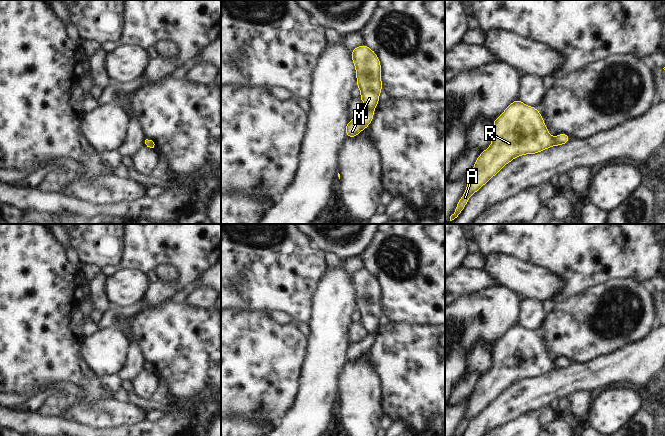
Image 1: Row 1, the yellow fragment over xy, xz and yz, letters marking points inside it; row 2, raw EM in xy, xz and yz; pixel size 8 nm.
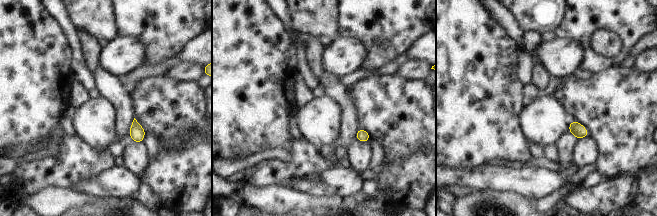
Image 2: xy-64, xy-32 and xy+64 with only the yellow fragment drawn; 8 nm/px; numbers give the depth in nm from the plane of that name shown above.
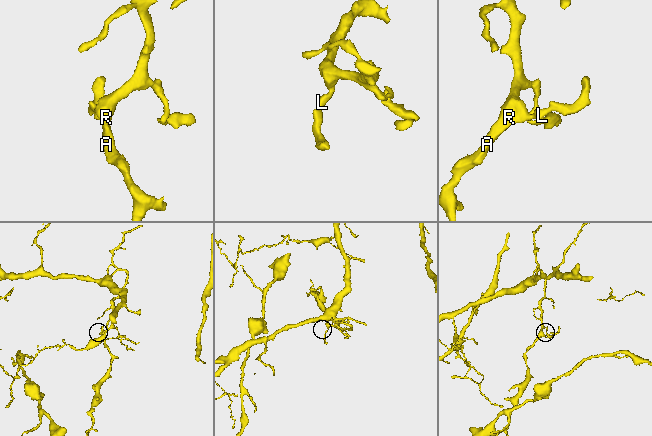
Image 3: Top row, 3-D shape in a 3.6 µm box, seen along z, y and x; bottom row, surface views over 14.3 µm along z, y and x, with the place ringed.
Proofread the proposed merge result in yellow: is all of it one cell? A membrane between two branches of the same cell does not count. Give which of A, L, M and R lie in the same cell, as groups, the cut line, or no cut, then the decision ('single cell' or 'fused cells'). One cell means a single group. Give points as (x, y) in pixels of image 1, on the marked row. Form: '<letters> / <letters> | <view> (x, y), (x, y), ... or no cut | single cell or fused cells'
A L M R | no cut | single cell

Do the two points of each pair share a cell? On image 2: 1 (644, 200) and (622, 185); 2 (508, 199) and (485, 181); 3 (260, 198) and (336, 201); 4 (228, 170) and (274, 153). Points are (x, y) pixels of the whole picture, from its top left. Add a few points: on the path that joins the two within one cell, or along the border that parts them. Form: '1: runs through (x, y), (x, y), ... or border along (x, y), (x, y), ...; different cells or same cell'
1: border along (637, 178), (637, 192), (632, 204); different cells
2: border along (474, 191), (517, 192), (521, 195); different cells
3: runs through (279, 200), (317, 202); same cell
4: runs through (239, 164), (263, 155); same cell

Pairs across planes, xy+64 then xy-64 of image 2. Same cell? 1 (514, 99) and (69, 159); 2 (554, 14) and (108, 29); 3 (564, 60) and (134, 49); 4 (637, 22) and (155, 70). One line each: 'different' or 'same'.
1: different
2: same
3: same
4: different

